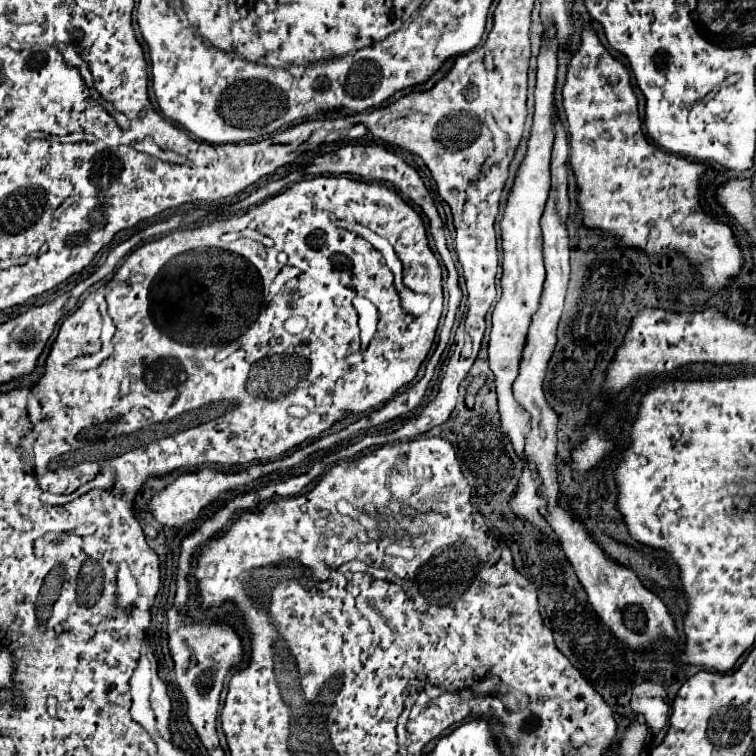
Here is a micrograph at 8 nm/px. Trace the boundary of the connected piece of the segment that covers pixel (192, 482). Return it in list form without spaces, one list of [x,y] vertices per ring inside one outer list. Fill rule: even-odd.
[[[200,468],[196,472],[182,472],[172,484],[168,484],[162,492],[150,498],[148,512],[162,524],[162,526],[180,528],[186,522],[194,522],[204,506],[214,502],[222,492],[230,490],[226,472],[214,468]]]

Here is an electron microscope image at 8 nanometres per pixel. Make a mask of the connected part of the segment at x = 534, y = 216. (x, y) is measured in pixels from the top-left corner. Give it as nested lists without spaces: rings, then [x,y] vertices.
[[[554,26],[546,30],[542,38],[542,48],[538,54],[538,80],[534,90],[534,124],[528,138],[528,150],[524,160],[518,166],[514,184],[508,194],[508,202],[500,220],[500,238],[502,238],[502,298],[498,300],[492,312],[492,332],[488,344],[490,368],[496,376],[496,392],[498,406],[502,414],[502,428],[510,436],[516,454],[526,462],[524,456],[524,438],[528,432],[528,414],[520,408],[520,404],[512,396],[512,382],[518,376],[518,364],[522,356],[522,348],[526,344],[526,332],[530,326],[530,318],[536,312],[540,302],[542,284],[544,284],[544,262],[542,262],[542,232],[540,232],[540,216],[544,214],[544,204],[550,192],[550,156],[554,144],[554,86],[556,86],[556,32]]]

